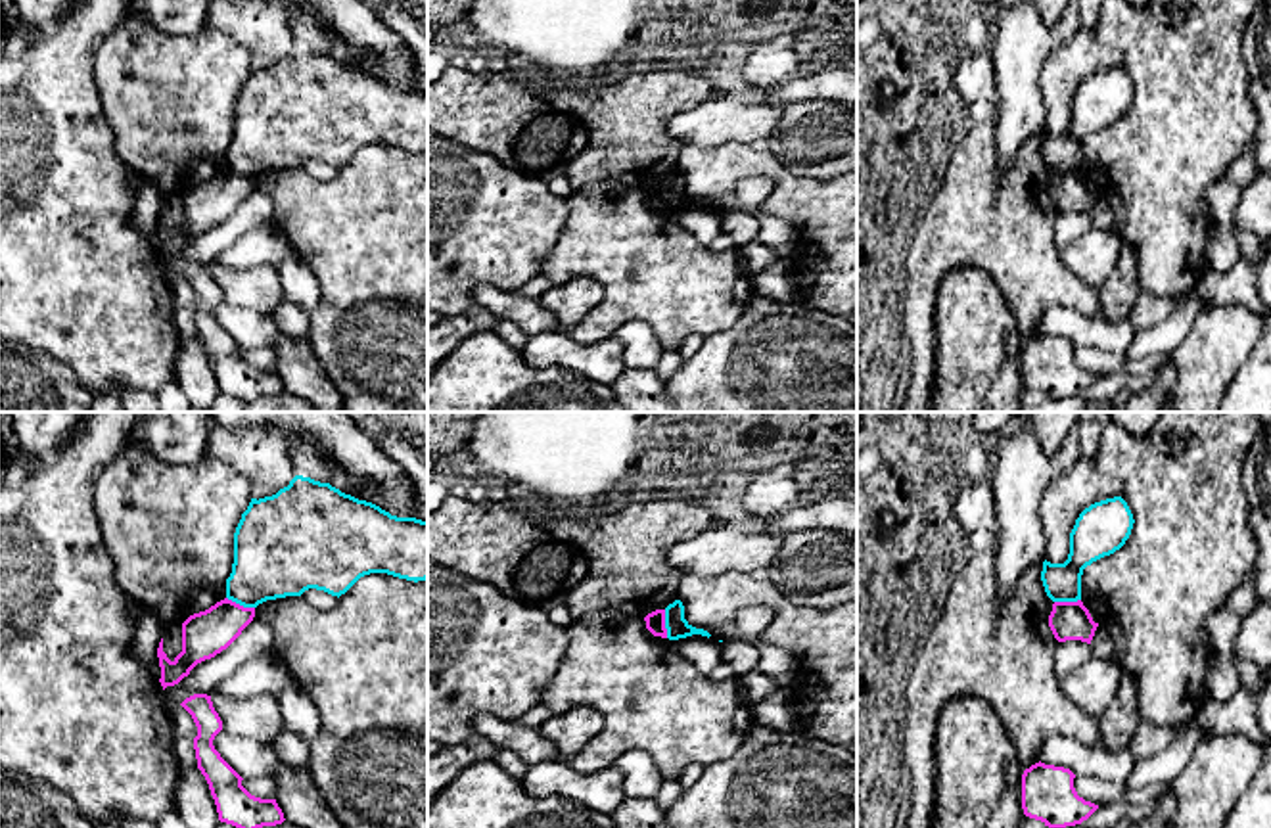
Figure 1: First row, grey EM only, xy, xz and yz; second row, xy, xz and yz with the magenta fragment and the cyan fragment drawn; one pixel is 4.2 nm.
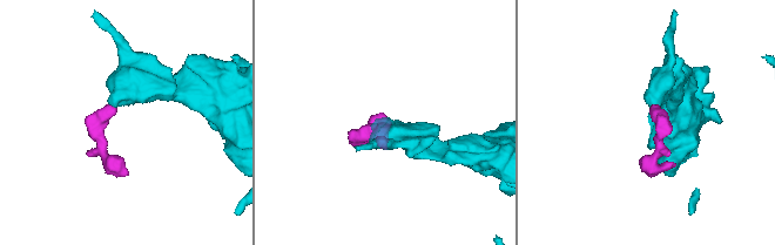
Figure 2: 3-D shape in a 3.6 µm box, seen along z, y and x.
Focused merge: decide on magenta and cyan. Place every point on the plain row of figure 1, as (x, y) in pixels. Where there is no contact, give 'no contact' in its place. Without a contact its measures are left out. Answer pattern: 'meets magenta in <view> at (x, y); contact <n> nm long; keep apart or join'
meets magenta in xy at (238, 175); contact 130 nm long; keep apart

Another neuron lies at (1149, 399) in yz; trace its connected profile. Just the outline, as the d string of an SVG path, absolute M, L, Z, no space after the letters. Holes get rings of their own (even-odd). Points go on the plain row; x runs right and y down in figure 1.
M1166 362L1158 368L1156 380L1137 393L1131 393L1120 412L1160 412L1169 401L1169 395L1177 383L1177 370L1173 362Z

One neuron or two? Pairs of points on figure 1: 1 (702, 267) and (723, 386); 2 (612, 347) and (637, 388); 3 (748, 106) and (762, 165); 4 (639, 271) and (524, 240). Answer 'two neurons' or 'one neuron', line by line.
1: two neurons
2: two neurons
3: two neurons
4: two neurons

